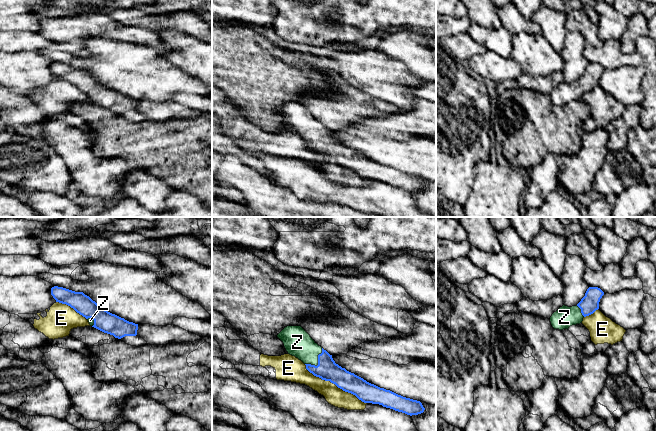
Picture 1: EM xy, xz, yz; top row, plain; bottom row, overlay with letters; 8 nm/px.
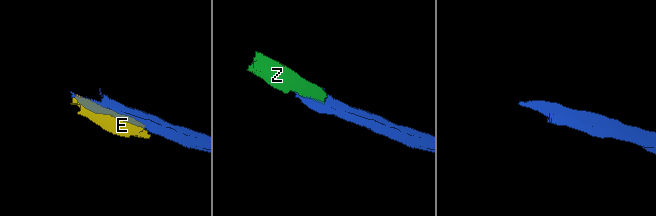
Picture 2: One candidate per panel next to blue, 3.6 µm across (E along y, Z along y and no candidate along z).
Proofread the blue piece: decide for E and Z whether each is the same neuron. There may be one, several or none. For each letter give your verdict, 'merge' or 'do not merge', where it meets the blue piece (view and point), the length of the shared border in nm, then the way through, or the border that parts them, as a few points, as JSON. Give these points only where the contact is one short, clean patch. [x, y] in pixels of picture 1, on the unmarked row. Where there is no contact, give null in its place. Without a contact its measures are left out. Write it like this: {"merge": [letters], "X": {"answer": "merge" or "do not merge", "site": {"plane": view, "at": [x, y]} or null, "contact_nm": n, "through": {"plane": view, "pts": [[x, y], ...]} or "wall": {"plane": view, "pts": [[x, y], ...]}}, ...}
{"merge": ["Z"], "E": {"answer": "do not merge", "site": {"plane": "xz", "at": [334, 159]}, "contact_nm": 600}, "Z": {"answer": "merge", "site": {"plane": "xz", "at": [318, 138]}, "contact_nm": 190}}

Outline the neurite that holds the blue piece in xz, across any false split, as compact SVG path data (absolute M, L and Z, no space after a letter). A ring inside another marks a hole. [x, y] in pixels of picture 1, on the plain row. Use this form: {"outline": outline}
{"outline": "M287 102L277 113L283 118L288 130L301 136L310 149L330 157L362 178L379 180L410 192L424 188L425 184L420 177L380 164L336 140L332 131L319 122L301 102Z"}

